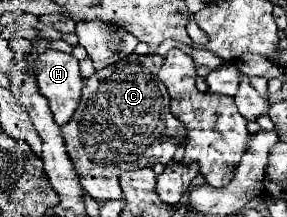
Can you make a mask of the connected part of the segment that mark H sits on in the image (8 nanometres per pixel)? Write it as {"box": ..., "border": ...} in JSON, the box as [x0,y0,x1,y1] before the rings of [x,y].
{"box":[33,49,83,123],"border":[[[48,49],[35,61],[33,73],[37,77],[39,93],[49,101],[55,123],[69,123],[79,107],[83,87],[79,61],[69,53]]]}

